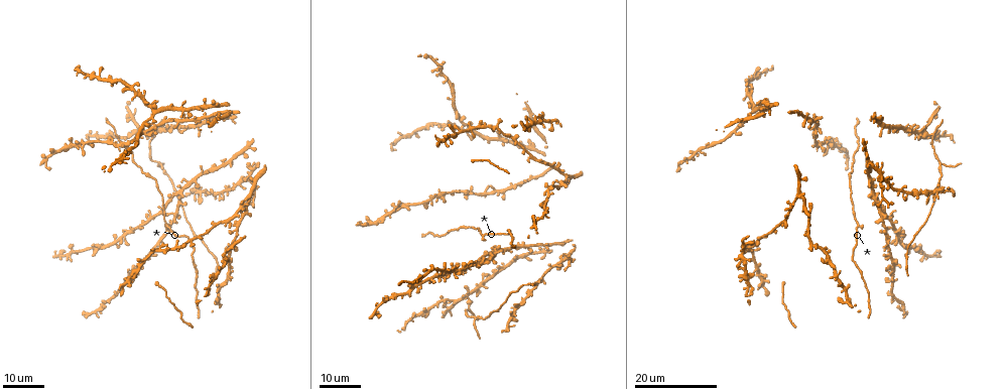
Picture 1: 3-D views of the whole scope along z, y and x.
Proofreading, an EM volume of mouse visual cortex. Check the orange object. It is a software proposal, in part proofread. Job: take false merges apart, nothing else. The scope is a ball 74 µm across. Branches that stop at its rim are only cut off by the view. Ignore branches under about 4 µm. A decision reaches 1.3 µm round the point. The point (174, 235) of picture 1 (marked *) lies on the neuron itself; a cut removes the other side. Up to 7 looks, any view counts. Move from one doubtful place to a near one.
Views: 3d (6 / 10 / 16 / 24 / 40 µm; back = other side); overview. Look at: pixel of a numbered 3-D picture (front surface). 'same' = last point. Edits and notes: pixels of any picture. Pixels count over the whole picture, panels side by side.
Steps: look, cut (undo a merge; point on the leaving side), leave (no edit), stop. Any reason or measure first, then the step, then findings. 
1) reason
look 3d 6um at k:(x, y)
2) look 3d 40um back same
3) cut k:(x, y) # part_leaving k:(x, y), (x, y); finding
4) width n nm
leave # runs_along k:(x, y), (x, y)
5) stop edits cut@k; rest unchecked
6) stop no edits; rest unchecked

four or more arms meet
look 3d 16um at 1:(159, 212)

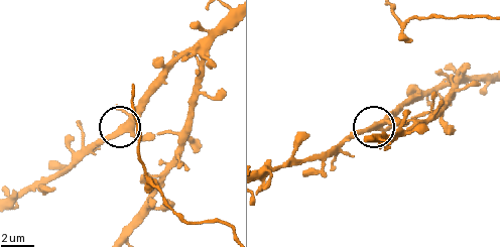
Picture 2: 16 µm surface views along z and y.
look 3d 6um at 2:(378, 126)

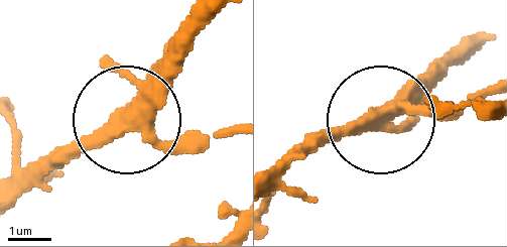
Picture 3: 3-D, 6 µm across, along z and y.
side_arm 36 um
leave # continuous, no second neuron

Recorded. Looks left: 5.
look 3d 24um at 1:(803, 197)

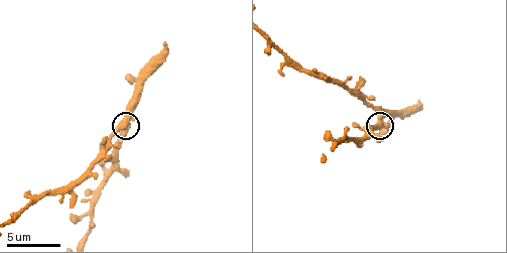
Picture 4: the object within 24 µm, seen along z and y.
look 3d 10um at 4:(380, 122)

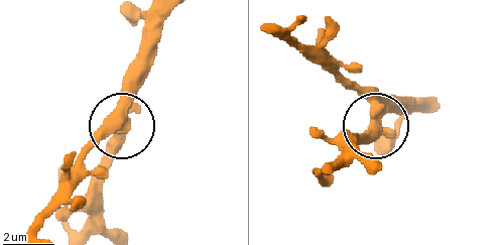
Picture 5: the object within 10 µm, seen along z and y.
width 460 nm
leave # continuous, no second neuron

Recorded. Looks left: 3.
four arms meet
look 3d 16um at 1:(130, 277)

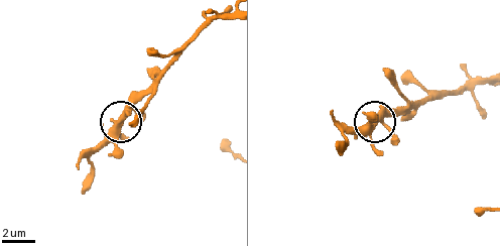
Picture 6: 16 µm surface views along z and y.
closer look
look 3d 6um at 6:(381, 121)

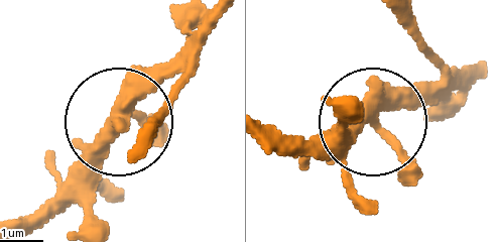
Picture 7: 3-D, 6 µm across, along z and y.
leave # runs_along 7:(223, 13), (20, 226); continuous, no second neuron

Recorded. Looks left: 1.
stop no edits; rest unchecked

